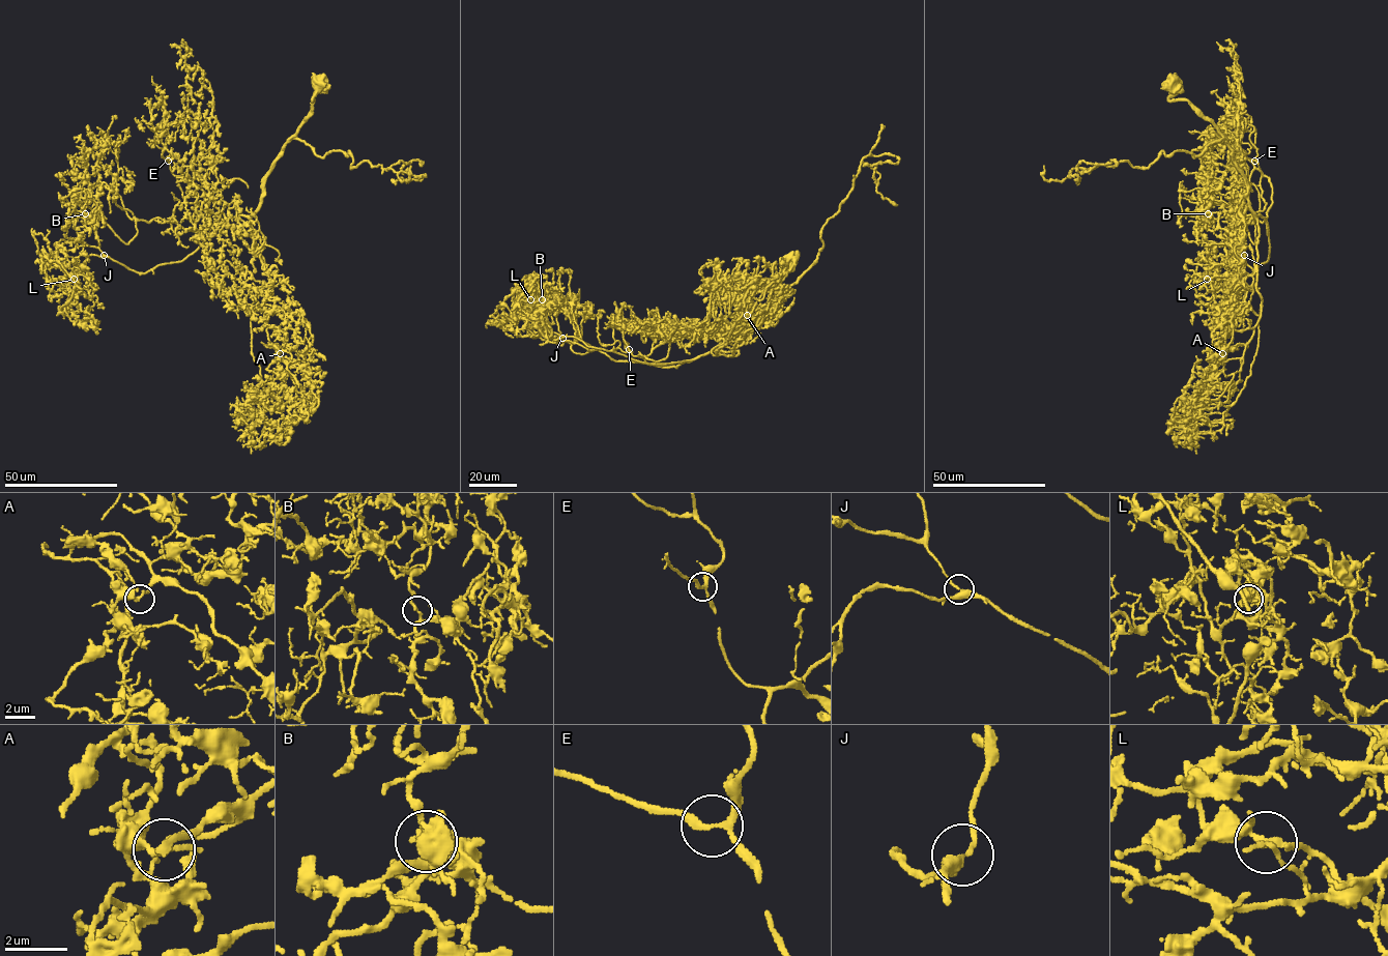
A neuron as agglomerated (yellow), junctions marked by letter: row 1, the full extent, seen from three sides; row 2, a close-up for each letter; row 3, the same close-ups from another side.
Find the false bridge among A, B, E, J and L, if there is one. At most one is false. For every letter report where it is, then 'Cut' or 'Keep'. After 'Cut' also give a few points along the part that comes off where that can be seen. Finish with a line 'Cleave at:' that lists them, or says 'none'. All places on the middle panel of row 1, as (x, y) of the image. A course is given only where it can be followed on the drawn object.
A: Place: (747, 315). Keep
B: Place: (542, 299). Keep
E: Place: (629, 349). Keep
J: Place: (562, 338). Keep
L: Place: (530, 299). Keep
Cleave at: none

